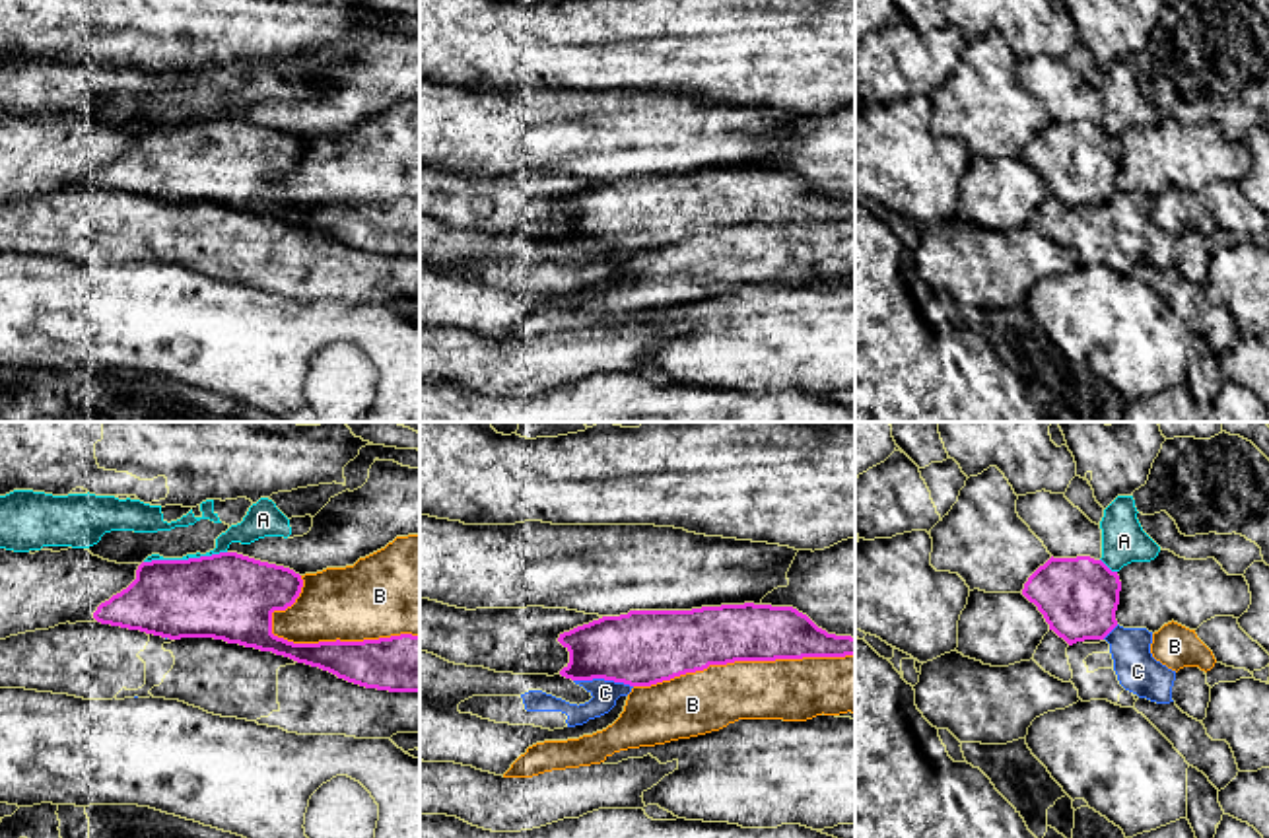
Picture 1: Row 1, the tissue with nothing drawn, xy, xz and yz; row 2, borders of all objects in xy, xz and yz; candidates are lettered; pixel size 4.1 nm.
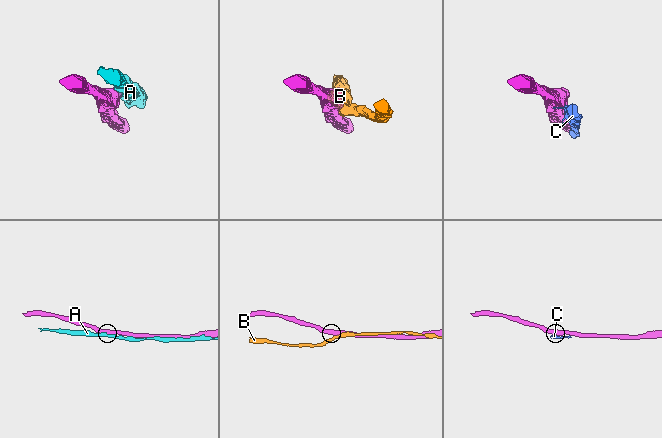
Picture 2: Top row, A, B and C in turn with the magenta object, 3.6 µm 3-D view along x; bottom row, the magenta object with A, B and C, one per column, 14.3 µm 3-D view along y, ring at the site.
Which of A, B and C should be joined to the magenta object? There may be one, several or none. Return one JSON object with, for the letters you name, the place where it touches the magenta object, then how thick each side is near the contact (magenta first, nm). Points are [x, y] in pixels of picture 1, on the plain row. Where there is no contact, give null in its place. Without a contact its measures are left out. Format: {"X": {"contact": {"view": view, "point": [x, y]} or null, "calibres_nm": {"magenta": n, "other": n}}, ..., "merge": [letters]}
{"merge": []}

